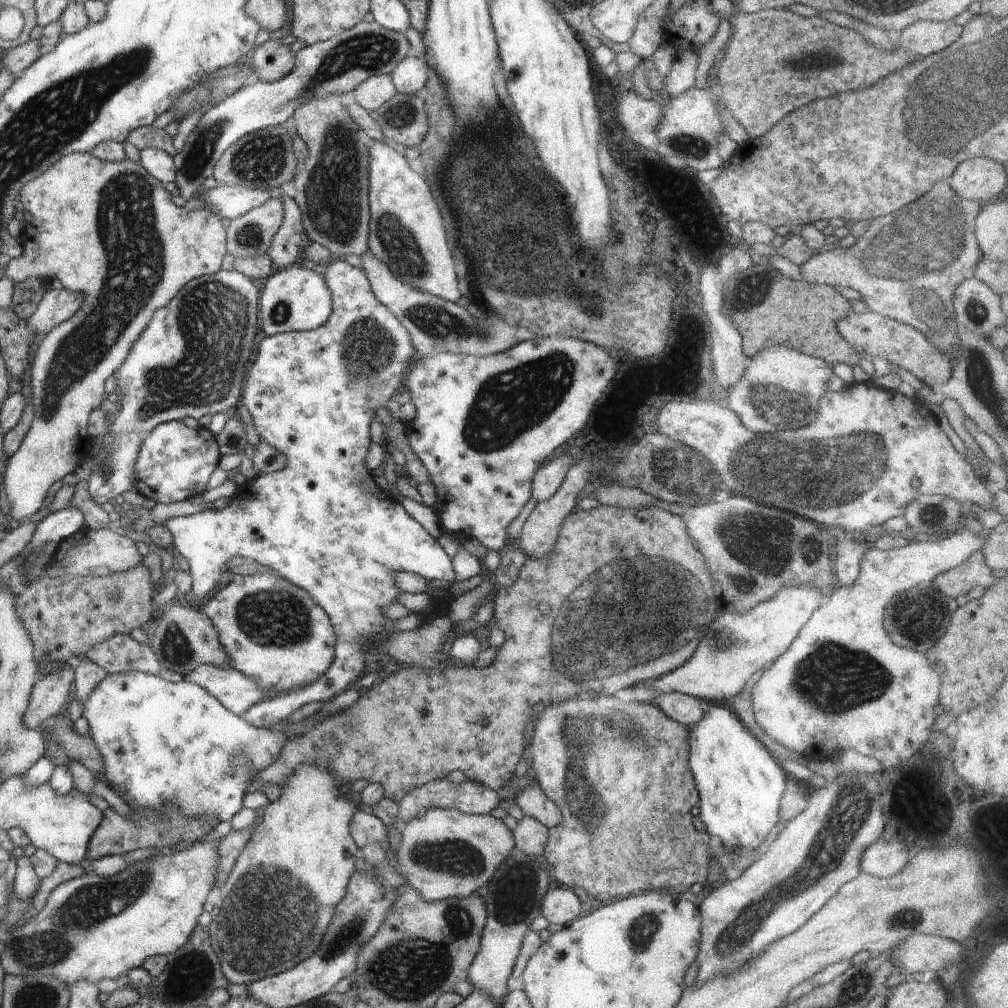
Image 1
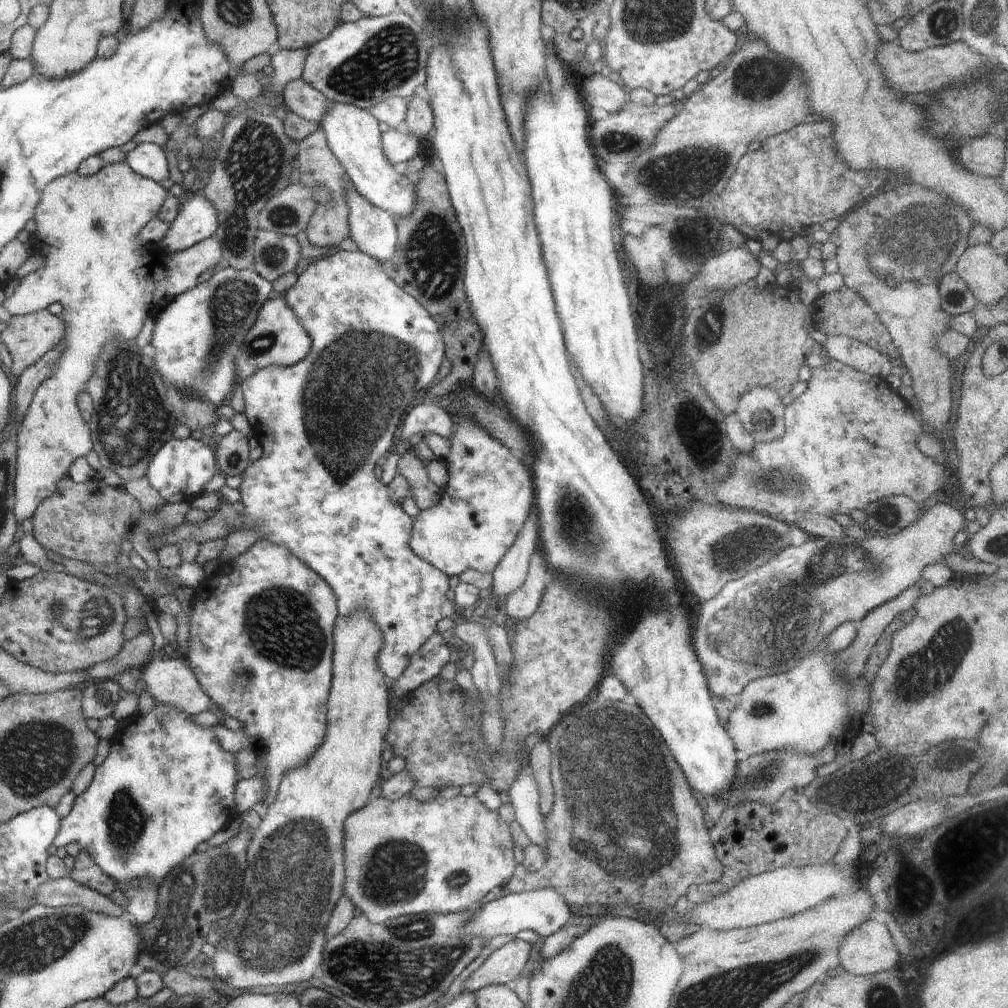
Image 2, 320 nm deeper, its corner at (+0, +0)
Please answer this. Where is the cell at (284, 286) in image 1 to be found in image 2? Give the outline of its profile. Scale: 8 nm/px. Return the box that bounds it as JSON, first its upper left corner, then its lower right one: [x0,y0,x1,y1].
[235,298,311,383]

